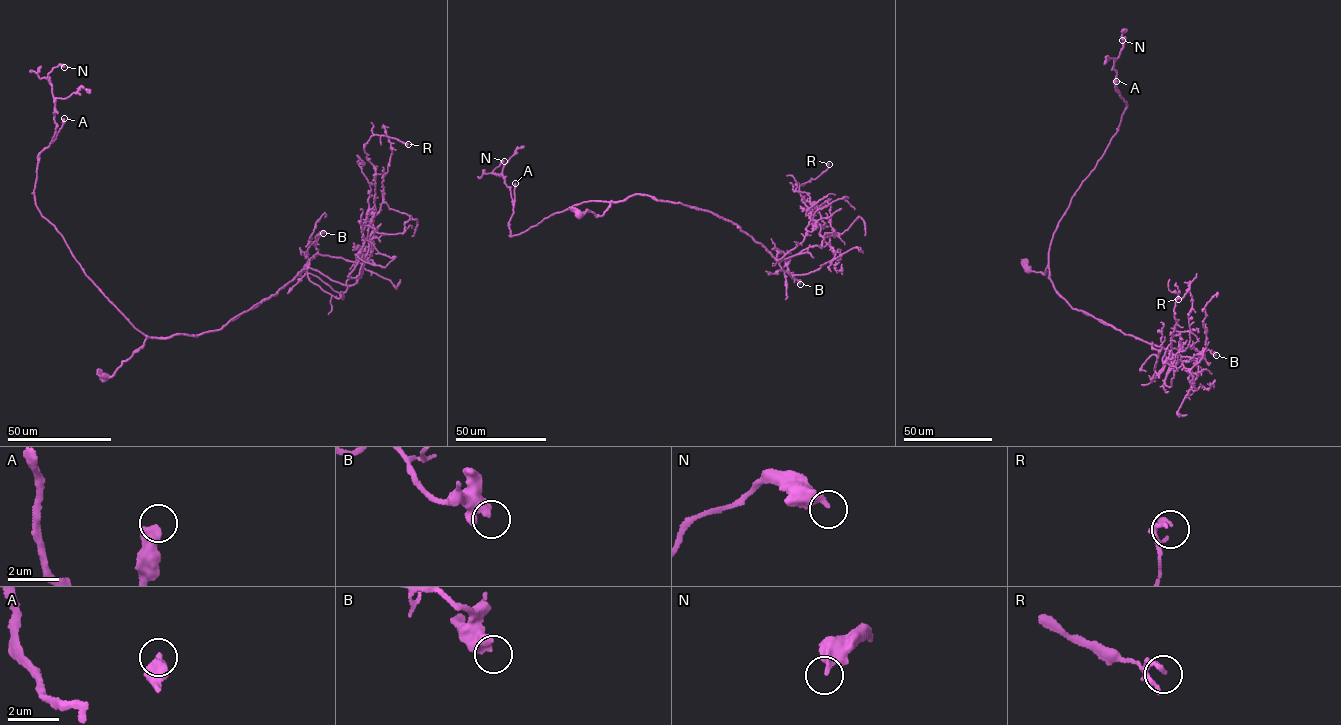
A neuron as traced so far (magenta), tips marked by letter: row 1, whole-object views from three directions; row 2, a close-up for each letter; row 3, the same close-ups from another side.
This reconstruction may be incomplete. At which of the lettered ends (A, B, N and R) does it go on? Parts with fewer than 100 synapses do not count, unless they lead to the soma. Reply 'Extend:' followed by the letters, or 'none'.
Extend: none

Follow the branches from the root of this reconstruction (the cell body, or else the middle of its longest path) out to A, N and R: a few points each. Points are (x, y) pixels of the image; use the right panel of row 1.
A: (1028, 268), (1028, 272), (1045, 273), (1050, 244), (1060, 220), (1118, 129), (1127, 103), (1120, 96), (1116, 81)
N: (1028, 268), (1045, 273), (1060, 220), (1118, 129), (1127, 103), (1115, 89), (1113, 66), (1122, 40)
R: (1028, 268), (1044, 275), (1048, 267), (1072, 308), (1175, 355), (1169, 387), (1189, 342), (1190, 281), (1178, 299)

